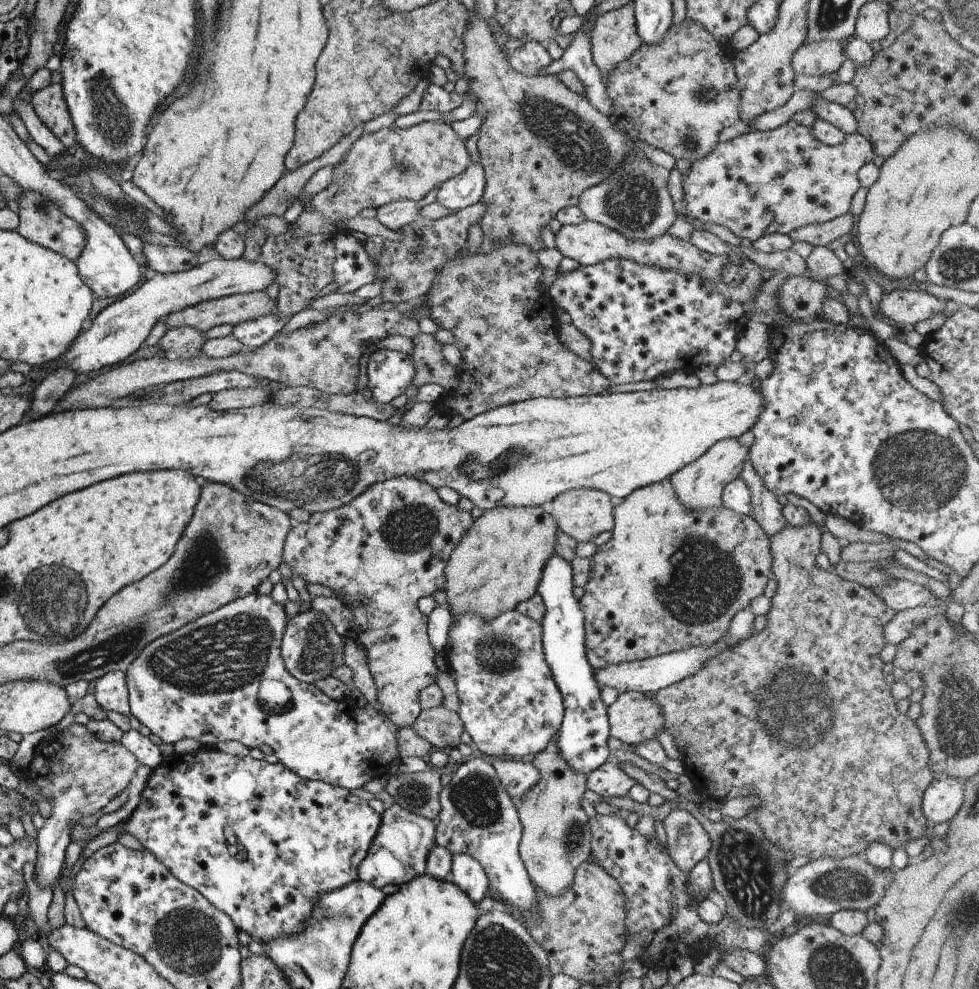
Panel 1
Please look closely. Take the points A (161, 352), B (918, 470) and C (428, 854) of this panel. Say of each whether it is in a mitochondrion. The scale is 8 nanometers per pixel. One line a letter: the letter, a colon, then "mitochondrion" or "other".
A: other
B: mitochondrion
C: other

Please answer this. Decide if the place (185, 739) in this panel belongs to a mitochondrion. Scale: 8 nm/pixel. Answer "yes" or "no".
no

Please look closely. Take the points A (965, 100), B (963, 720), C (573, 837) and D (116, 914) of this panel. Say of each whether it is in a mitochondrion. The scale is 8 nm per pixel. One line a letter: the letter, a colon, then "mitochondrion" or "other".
A: other
B: mitochondrion
C: mitochondrion
D: other

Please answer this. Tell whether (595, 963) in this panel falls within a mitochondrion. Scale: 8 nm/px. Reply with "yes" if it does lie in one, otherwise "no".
no

